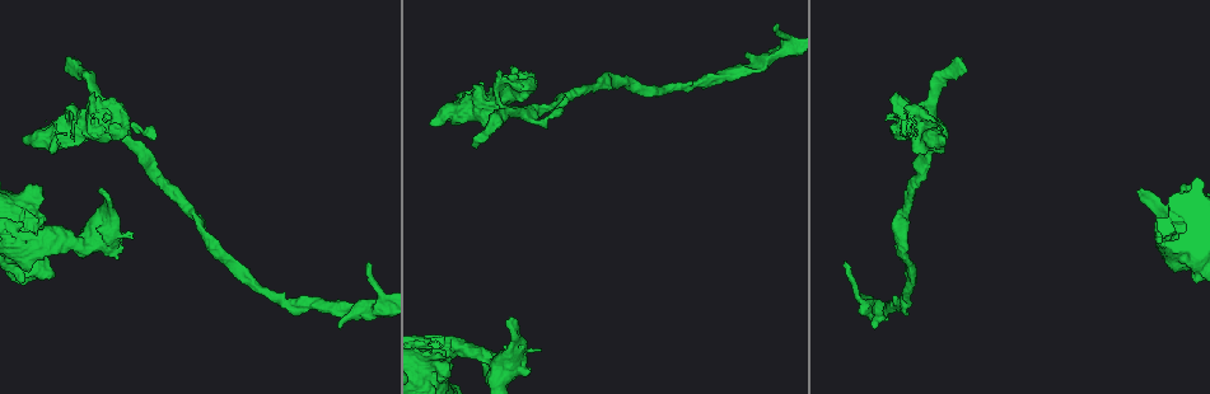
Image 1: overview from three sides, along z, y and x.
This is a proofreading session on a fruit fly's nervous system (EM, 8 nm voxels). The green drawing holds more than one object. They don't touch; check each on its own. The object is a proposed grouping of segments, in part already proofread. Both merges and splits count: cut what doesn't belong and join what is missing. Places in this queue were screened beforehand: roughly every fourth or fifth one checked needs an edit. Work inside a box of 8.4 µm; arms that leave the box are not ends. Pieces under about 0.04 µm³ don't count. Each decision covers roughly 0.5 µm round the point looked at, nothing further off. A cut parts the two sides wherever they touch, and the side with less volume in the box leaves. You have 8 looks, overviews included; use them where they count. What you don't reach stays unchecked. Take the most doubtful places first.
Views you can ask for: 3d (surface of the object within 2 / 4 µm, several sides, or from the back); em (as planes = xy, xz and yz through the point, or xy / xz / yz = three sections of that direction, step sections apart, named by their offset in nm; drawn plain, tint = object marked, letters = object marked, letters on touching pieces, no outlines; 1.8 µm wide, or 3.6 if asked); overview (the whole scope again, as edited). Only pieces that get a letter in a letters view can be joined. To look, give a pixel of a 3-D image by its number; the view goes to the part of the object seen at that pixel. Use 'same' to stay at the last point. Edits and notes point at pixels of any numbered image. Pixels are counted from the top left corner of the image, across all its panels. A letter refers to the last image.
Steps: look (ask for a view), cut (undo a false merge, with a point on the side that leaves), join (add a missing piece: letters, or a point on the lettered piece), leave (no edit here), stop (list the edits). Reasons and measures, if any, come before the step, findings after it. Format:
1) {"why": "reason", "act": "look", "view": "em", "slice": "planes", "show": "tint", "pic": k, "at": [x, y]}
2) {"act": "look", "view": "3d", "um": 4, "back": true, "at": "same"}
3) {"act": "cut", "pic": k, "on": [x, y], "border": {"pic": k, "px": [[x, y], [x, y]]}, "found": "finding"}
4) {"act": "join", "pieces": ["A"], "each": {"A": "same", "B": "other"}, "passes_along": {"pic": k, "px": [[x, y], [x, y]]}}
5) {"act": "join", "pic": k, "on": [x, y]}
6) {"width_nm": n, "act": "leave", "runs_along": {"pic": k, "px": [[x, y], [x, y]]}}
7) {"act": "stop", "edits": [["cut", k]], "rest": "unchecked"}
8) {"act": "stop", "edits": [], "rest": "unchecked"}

{"why": "an open end", "act": "look", "view": "em", "slice": "xz", "step": 4, "show": "letters", "pic": 1, "at": [474, 147]}

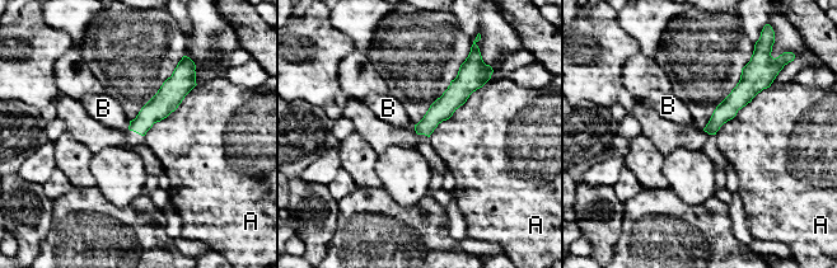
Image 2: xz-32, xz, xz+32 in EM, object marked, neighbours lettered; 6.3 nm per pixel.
{"act": "look", "view": "em", "slice": "planes", "show": "letters", "at": "same"}

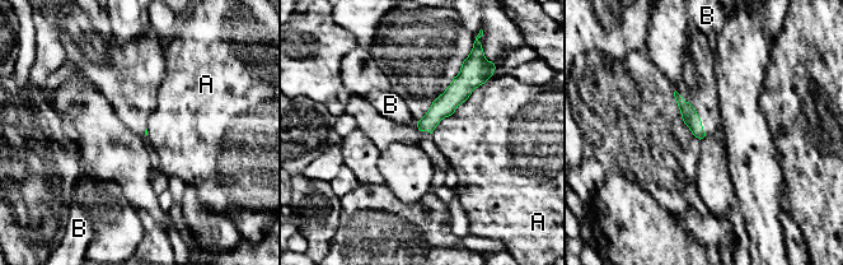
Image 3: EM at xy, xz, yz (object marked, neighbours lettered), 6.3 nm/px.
{"longest_contact_nm": ["A", 550], "act": "leave", "each": {"A": "other", "B": "other"}, "runs_along": {"pic": 3, "px": [[471, 74], [459, 91], [422, 128]]}, "found": "no lettered piece goes on from it"}

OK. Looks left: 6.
{"why": "sharp bend", "act": "look", "view": "em", "slice": "planes", "show": "tint", "pic": 1, "at": [867, 309]}

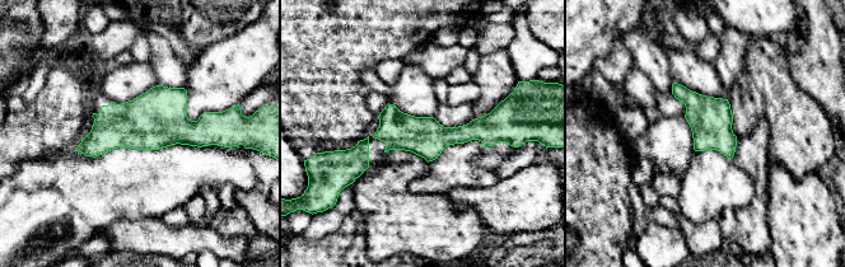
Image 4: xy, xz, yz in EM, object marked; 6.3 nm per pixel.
{"why": "see the neighbours", "act": "look", "view": "em", "slice": "planes", "show": "letters", "at": "same"}

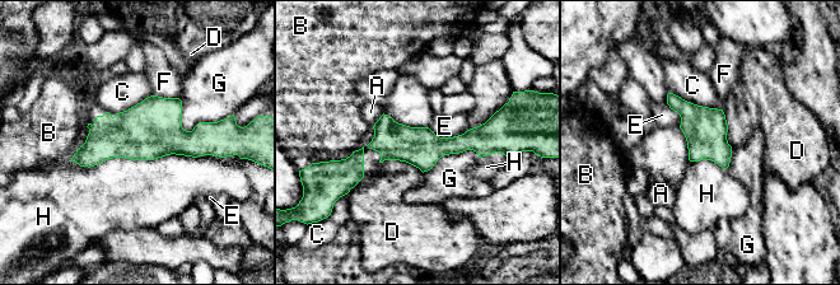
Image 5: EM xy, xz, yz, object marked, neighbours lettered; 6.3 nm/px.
{"width_nm": 260, "act": "leave", "each": {"A": "other", "B": "other", "C": "other", "D": "other", "E": "other", "F": "other", "G": "other", "H": "other"}, "runs_along": {"pic": 5, "px": [[494, 136], [367, 145], [344, 162]]}, "found": "one neuron here"}

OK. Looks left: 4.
{"why": "thick turns thin", "act": "look", "view": "3d", "um": 4, "back": true, "pic": 1, "at": [1186, 234]}

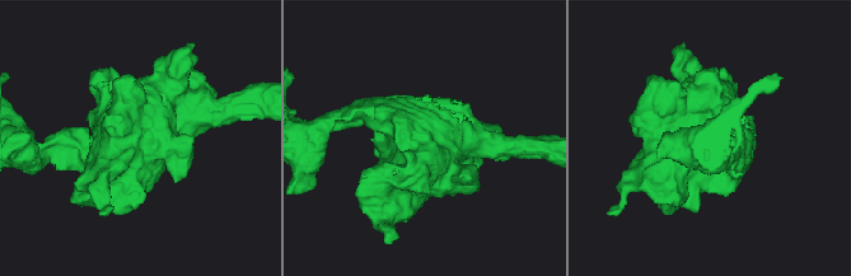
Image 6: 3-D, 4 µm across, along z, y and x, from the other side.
{"why": "shape alone is not enough", "act": "look", "view": "em", "um": 3.6, "slice": "planes", "show": "letters", "pic": 6, "at": [407, 137]}

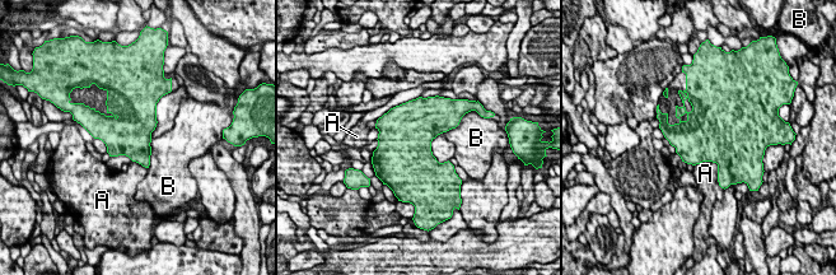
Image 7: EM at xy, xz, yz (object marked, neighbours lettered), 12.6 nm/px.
{"longest_contact_nm": ["B", 380], "act": "leave", "each": {"A": "other", "B": "other"}, "border": {"pic": 7, "px": [[152, 139], [150, 164], [148, 168]]}, "found": "all the same neuron"}

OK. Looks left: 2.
{"act": "stop", "edits": [], "rest": "unchecked"}

